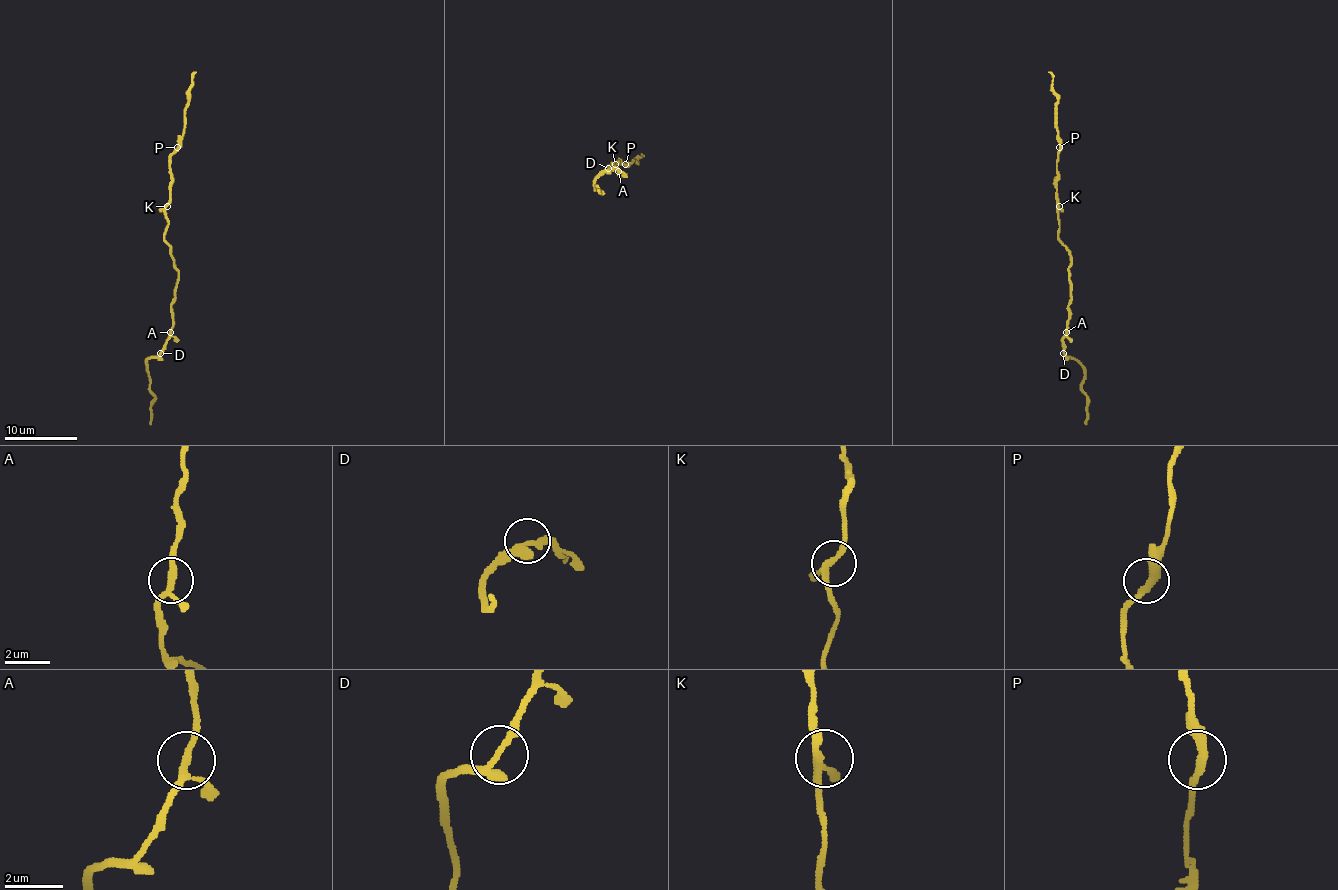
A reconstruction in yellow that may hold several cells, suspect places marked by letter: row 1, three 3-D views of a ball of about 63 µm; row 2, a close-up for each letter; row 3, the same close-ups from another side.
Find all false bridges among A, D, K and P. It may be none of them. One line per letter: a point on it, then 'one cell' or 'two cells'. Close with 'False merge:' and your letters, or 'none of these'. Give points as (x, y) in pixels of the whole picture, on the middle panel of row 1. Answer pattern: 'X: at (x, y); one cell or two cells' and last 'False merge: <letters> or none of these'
A: at (618, 171); one cell
D: at (608, 168); one cell
K: at (615, 164); one cell
P: at (625, 164); one cell
False merge: none of these

